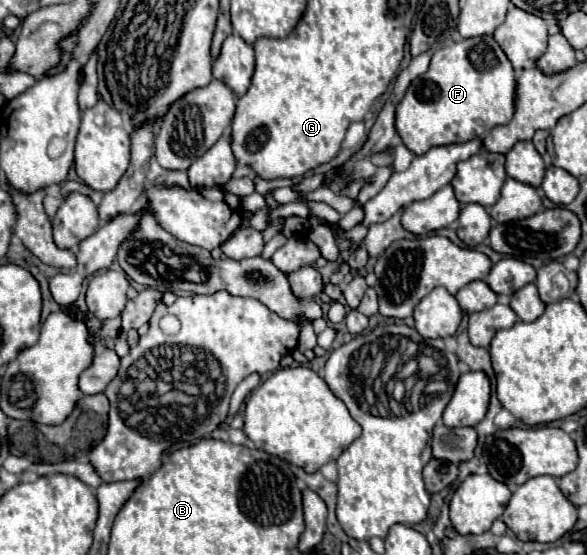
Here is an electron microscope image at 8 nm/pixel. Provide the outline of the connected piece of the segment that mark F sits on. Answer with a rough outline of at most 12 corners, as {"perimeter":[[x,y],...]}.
{"perimeter":[[493,36],[439,48],[397,106],[417,156],[513,118]]}

